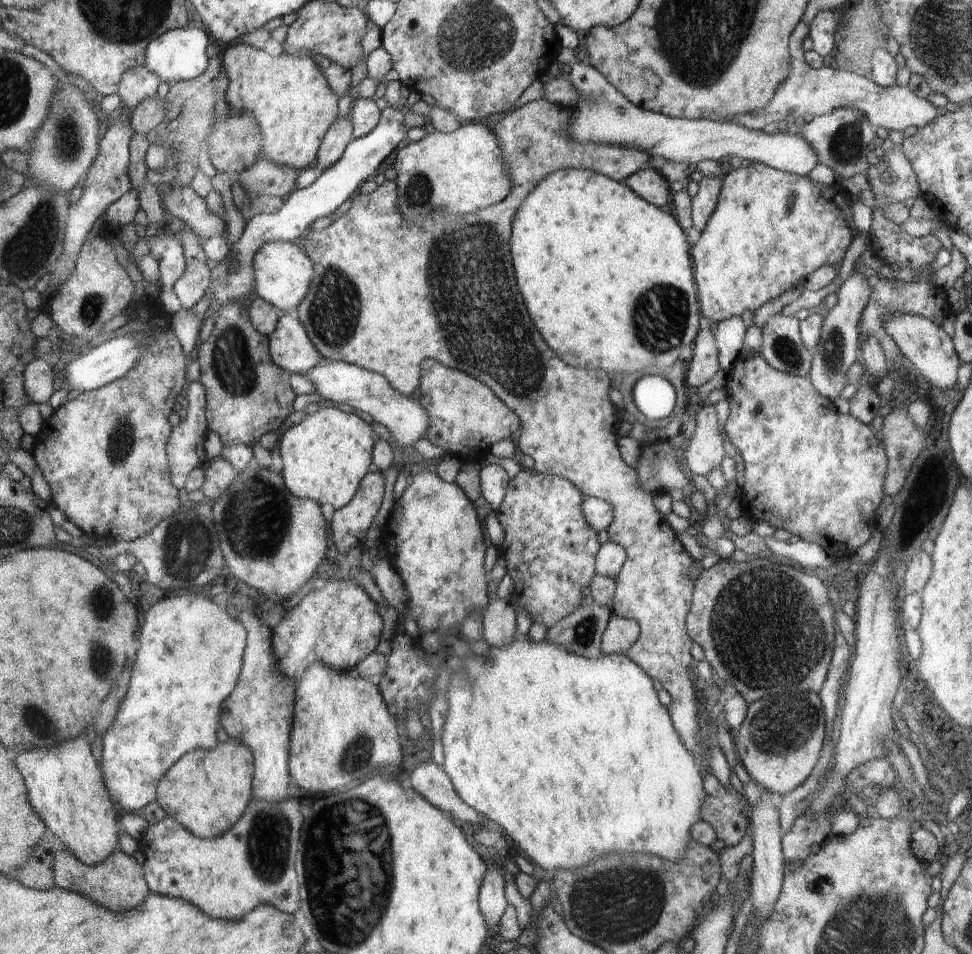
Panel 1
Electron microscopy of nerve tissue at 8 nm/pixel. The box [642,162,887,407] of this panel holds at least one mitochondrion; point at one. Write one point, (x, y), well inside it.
(833, 348)

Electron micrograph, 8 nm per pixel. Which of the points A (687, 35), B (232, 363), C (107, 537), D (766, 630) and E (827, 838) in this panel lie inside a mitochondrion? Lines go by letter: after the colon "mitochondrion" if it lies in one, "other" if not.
A: mitochondrion
B: mitochondrion
C: other
D: mitochondrion
E: other

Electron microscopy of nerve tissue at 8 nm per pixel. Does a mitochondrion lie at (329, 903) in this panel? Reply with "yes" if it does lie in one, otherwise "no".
yes

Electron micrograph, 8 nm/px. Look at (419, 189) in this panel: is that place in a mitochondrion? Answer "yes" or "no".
yes

